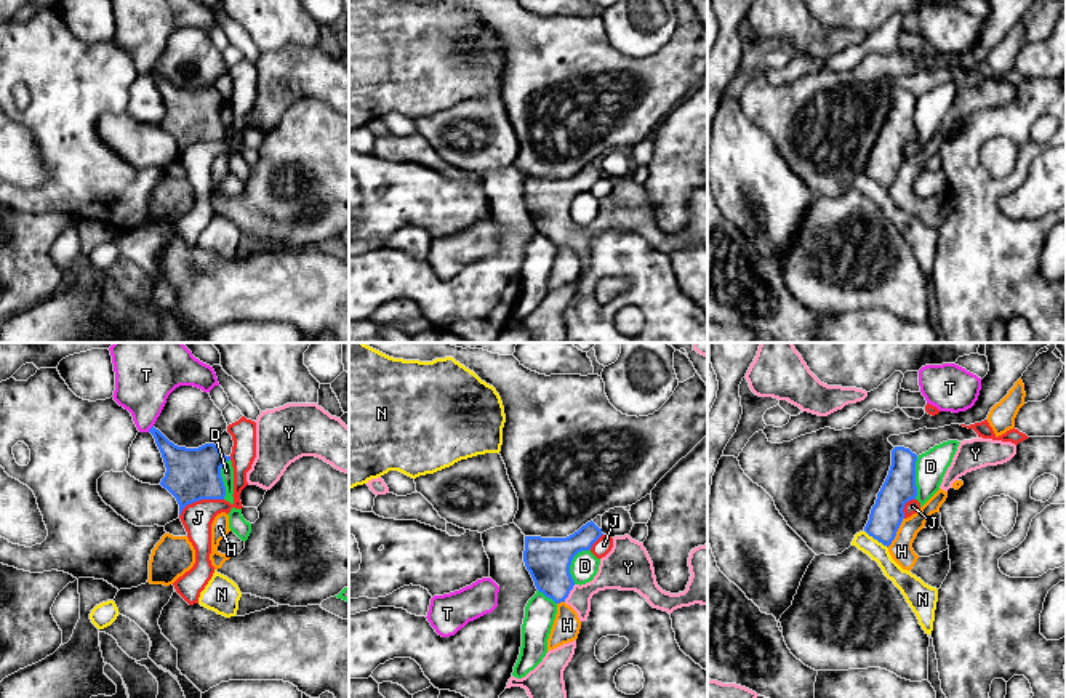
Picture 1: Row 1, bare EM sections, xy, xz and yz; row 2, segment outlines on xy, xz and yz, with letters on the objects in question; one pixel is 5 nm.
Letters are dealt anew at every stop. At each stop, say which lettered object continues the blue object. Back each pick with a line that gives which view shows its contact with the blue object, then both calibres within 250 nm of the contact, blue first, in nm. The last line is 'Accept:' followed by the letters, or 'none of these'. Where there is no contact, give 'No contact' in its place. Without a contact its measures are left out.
Y: Touches blue in xz. Thickness 220 nm (blue) against 160 nm
Accept: Y

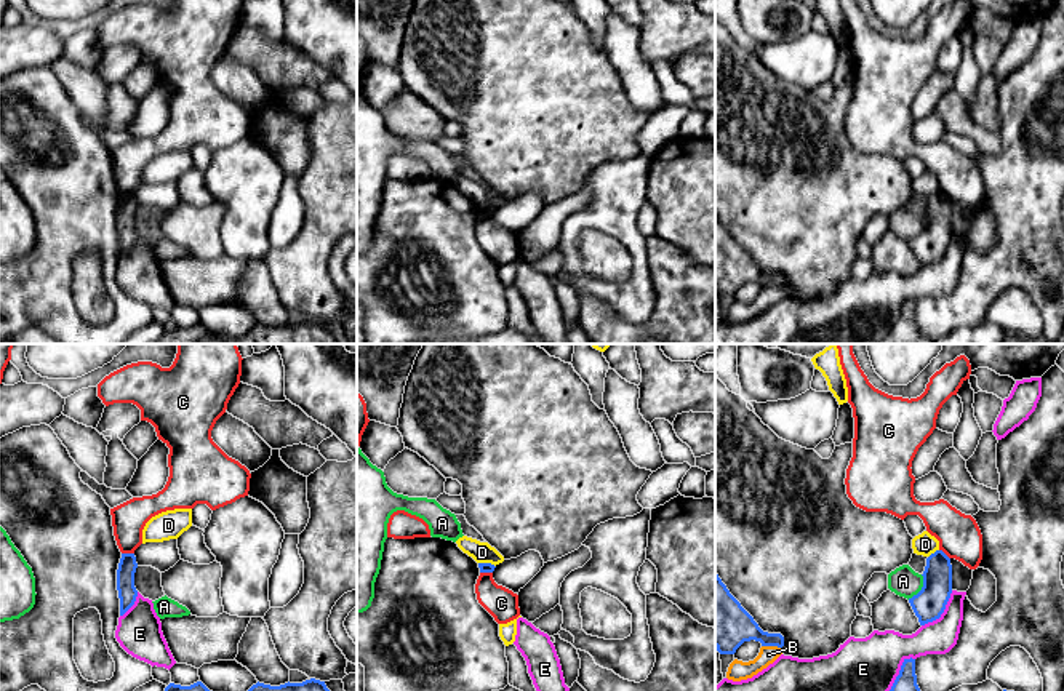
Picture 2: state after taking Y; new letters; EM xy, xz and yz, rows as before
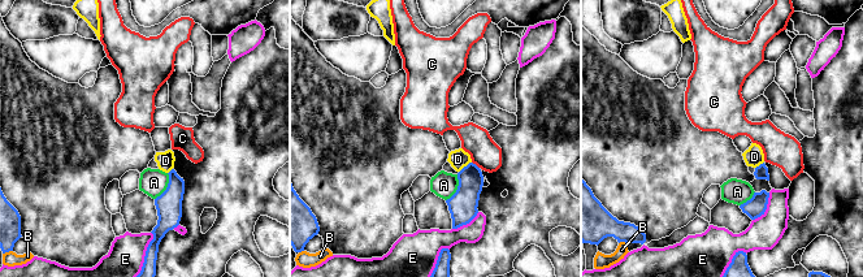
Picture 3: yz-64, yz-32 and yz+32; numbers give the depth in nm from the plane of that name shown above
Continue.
Accept: none of these

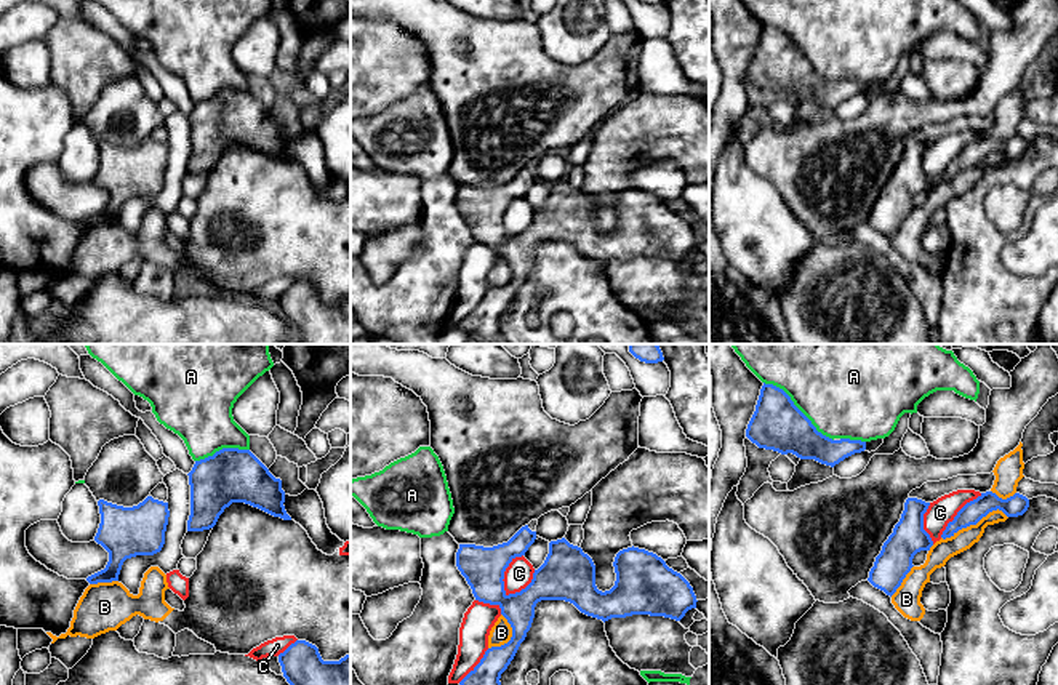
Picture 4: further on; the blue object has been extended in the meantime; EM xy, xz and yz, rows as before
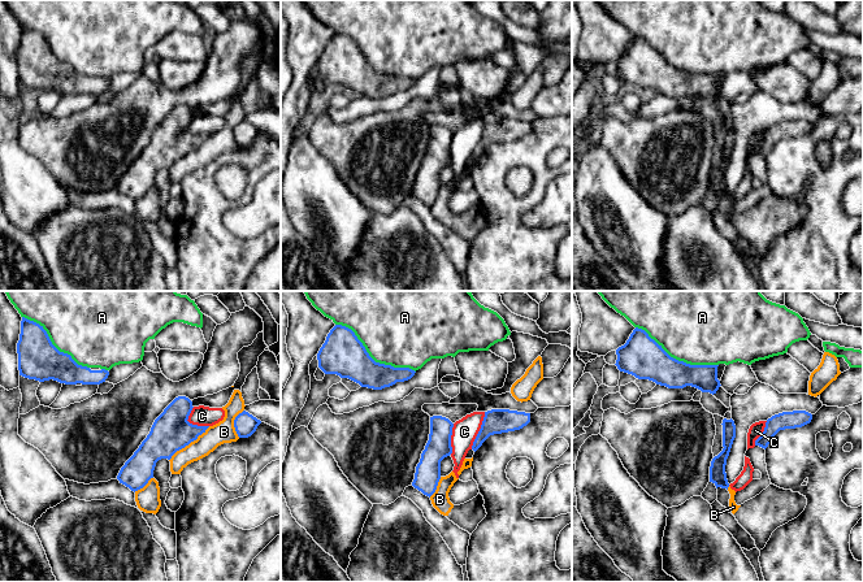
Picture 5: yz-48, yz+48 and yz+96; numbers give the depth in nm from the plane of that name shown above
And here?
Accept: none of these

